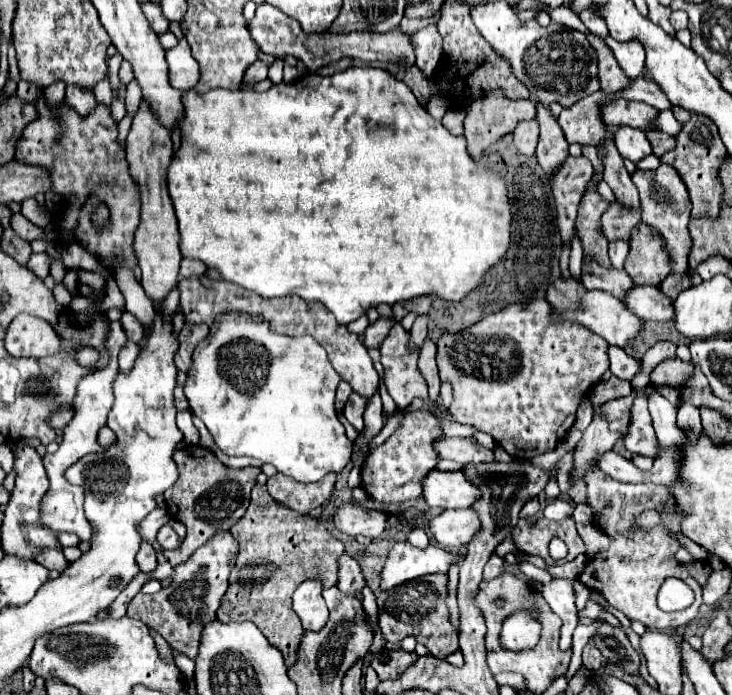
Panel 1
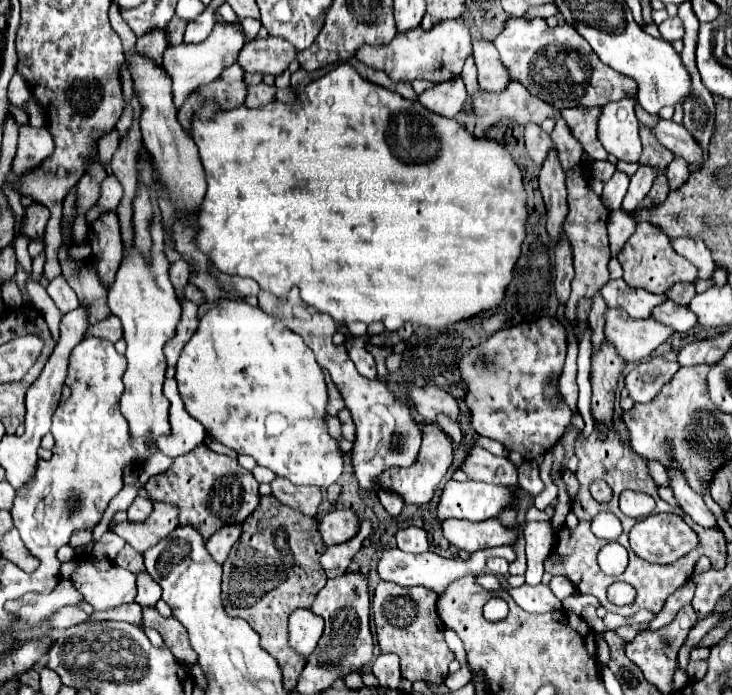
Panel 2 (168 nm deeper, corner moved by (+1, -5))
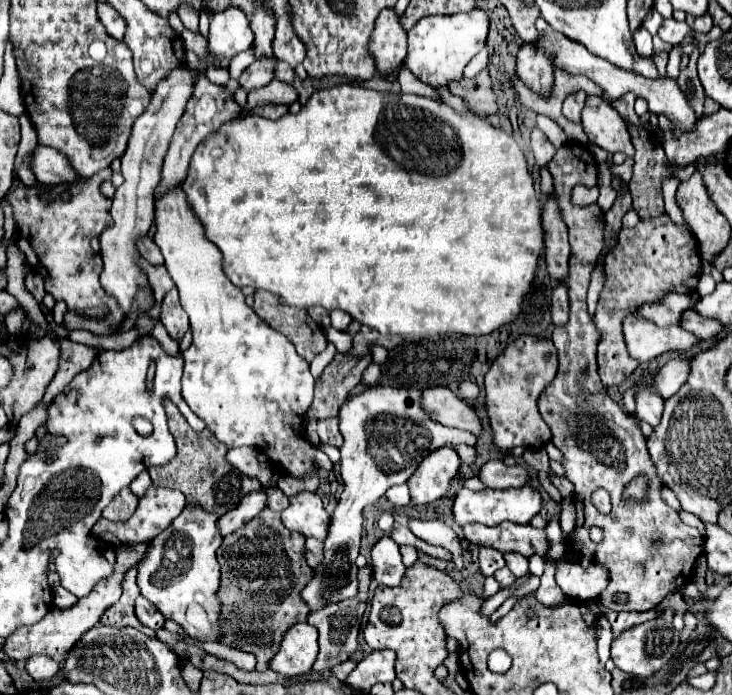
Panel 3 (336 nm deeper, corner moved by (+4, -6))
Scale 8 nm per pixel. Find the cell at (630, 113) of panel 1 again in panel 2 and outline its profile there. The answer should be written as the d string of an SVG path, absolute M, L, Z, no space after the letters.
M660 120L652 132L662 146L672 150L676 156L682 156L692 170L700 170L706 164L700 144L696 144L696 140L682 124L676 124L672 120Z

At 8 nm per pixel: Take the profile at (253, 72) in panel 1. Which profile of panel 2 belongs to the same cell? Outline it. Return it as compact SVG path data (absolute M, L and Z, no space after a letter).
M256 84L252 88L248 88L248 96L246 96L246 108L258 108L264 106L268 102L276 100L276 88L274 86L266 86L266 84Z

